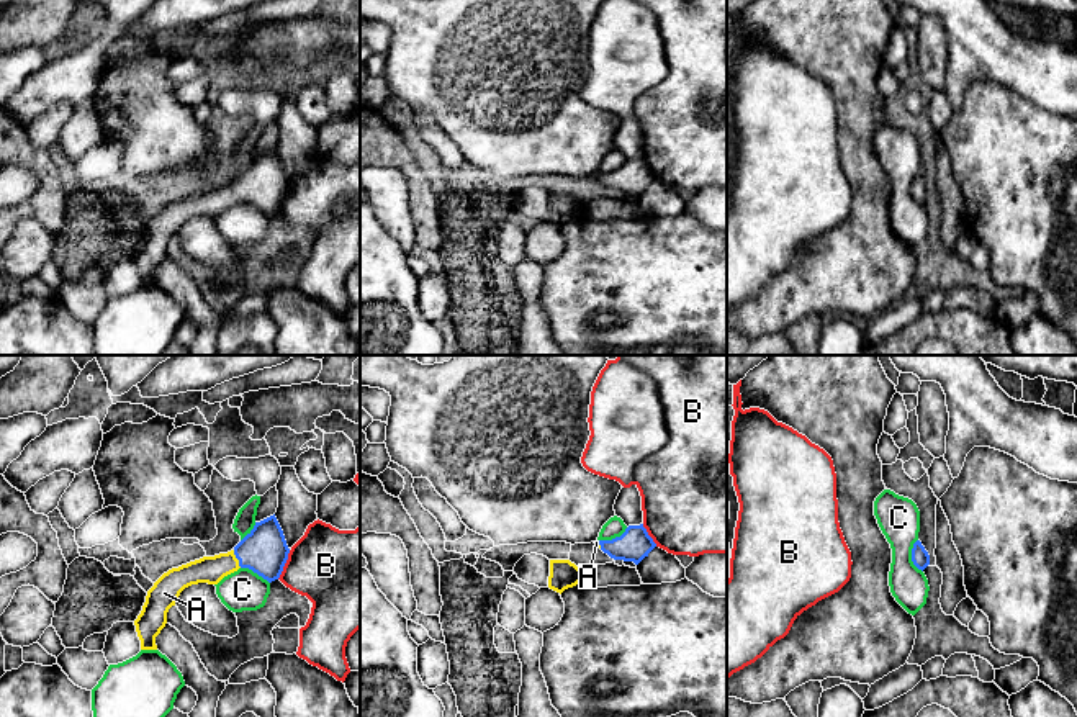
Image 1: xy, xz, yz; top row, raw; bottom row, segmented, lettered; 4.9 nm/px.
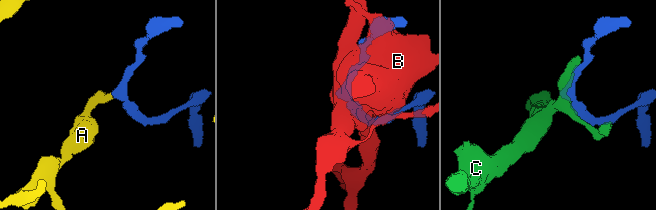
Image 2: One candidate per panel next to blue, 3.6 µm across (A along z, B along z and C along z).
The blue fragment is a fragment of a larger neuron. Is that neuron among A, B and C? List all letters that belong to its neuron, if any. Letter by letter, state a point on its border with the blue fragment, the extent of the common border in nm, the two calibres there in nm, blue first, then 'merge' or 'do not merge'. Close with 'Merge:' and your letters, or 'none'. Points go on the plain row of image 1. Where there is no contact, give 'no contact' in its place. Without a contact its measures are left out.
A: contact xy (236, 190); length 100 nm; calibres 220 and 140 nm; merge
B: contact xy (283, 198); length 160 nm; calibres 220 and 380 nm; do not merge
C: contact yz (912, 189); length 170 nm; calibres 90 and 200 nm; do not merge
Merge: A

